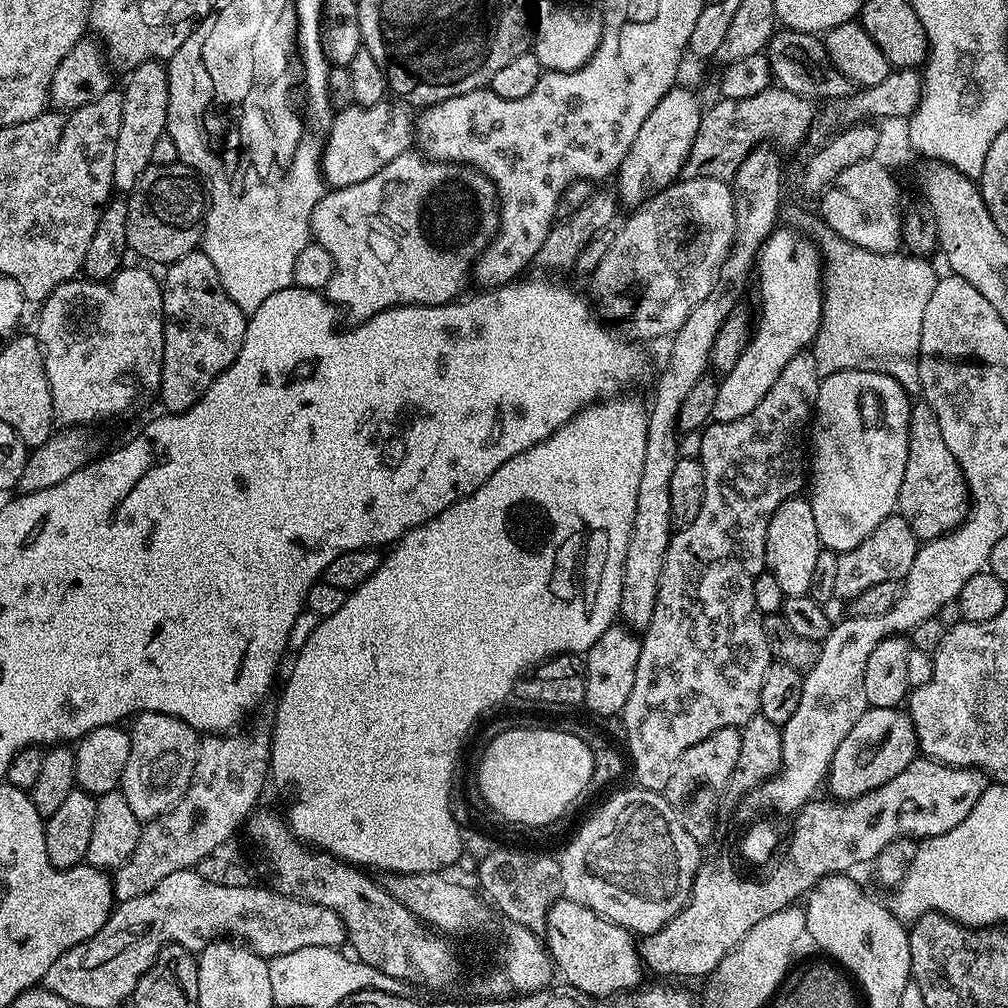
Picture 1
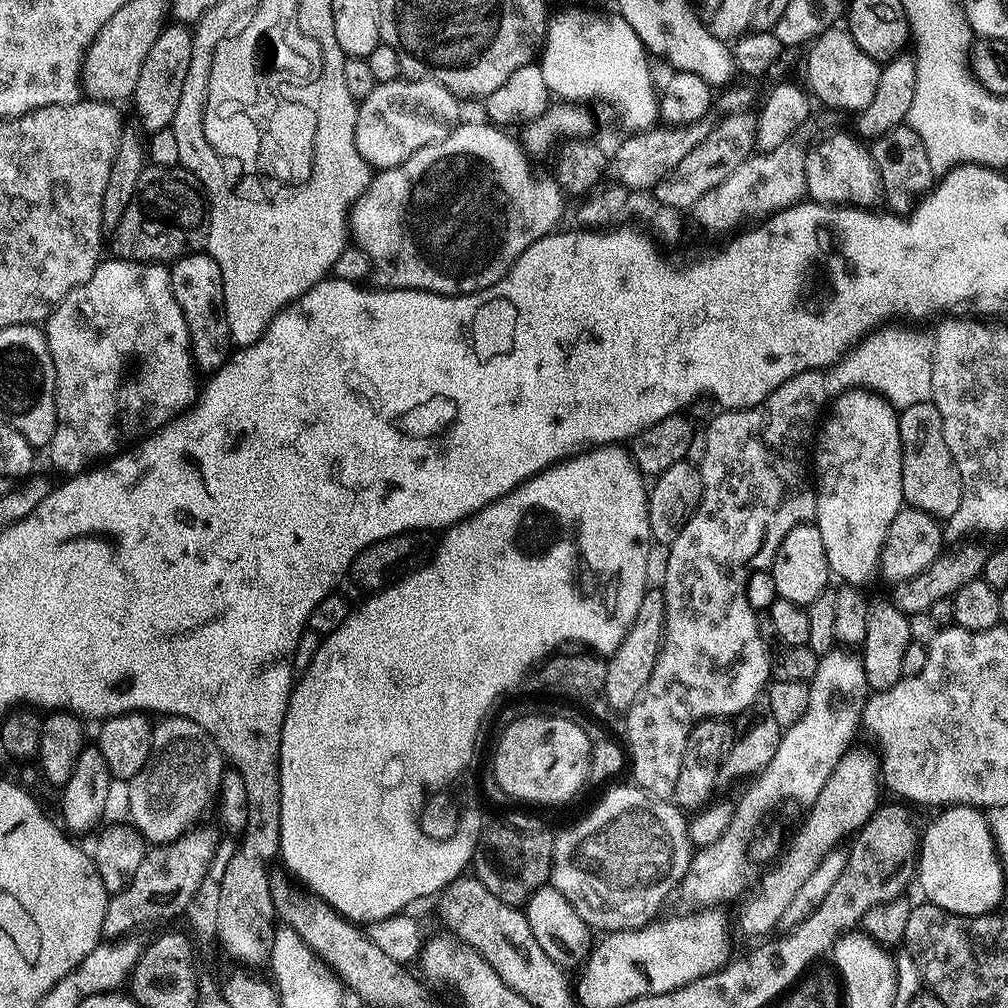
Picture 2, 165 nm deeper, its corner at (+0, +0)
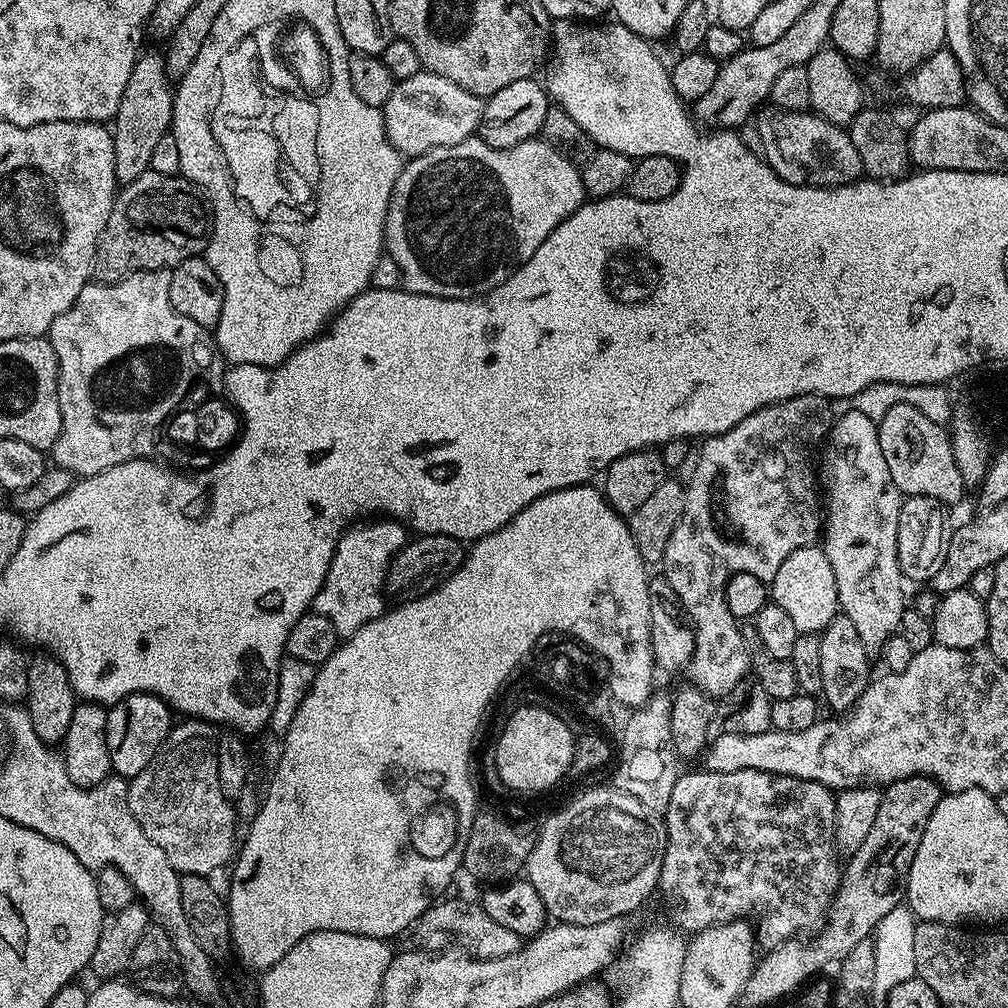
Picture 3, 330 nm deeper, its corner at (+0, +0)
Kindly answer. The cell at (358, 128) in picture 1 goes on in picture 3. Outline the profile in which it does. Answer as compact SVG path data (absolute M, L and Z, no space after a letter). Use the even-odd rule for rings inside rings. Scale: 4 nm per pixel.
M427 70L416 72L412 76L403 77L393 87L390 98L382 105L382 115L384 118L384 132L388 135L392 147L400 153L401 157L411 158L421 156L423 152L429 152L442 146L454 146L458 142L469 139L472 132L481 127L482 124L482 100L468 92L462 86L450 82L450 78L439 76Z

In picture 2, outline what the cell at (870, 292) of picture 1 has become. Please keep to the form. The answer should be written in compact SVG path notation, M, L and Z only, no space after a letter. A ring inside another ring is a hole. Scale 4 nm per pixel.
M880 330L871 335L869 346L857 345L847 359L833 364L824 372L826 394L840 396L854 388L876 392L898 410L917 405L932 396L932 346L925 338L910 330Z

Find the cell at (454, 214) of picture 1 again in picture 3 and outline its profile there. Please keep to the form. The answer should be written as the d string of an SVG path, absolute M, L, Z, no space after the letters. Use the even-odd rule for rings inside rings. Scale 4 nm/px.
M469 138L454 146L442 146L429 152L423 152L421 156L411 157L400 169L400 177L396 180L392 191L384 223L384 246L387 255L392 256L394 262L398 262L398 270L407 291L417 292L423 296L441 296L447 300L471 300L490 294L497 286L506 283L509 276L531 258L534 250L538 250L538 246L542 246L542 242L546 242L550 233L567 216L573 216L579 210L580 205L585 203L586 191L581 169L577 165L572 165L556 148L559 147L553 146L544 138L523 140L521 144L516 144L512 148L493 148L483 138Z

